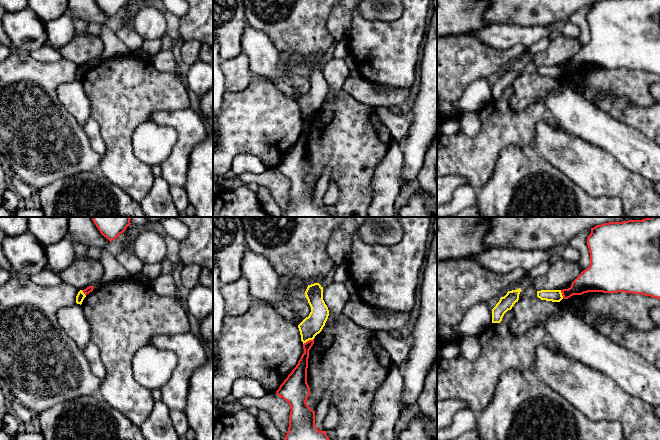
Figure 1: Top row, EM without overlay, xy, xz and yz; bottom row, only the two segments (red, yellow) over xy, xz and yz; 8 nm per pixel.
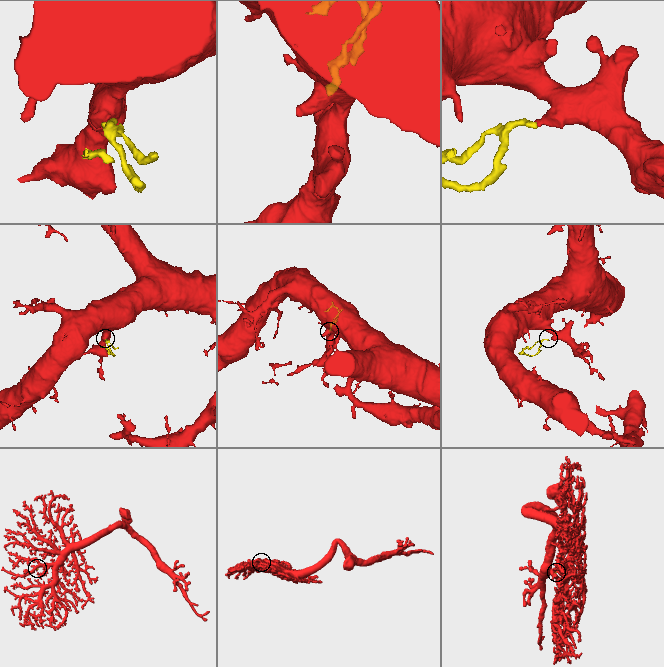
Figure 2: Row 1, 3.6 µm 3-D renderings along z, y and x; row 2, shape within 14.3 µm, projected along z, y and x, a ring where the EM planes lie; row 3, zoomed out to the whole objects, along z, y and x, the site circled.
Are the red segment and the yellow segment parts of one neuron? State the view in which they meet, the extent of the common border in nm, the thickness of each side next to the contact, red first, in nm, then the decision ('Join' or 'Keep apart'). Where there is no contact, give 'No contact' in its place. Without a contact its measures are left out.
Touches red in xz. Shared border 100 nm. Thickness 100 nm (red) against 160 nm. Keep apart

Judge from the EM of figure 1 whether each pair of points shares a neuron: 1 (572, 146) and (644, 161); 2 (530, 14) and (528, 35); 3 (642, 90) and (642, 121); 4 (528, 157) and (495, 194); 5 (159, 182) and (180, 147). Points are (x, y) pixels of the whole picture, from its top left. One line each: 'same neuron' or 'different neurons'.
1: different neurons
2: different neurons
3: different neurons
4: same neuron
5: different neurons

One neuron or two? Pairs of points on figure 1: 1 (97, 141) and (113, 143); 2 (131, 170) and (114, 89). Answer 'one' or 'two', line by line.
1: two
2: one

